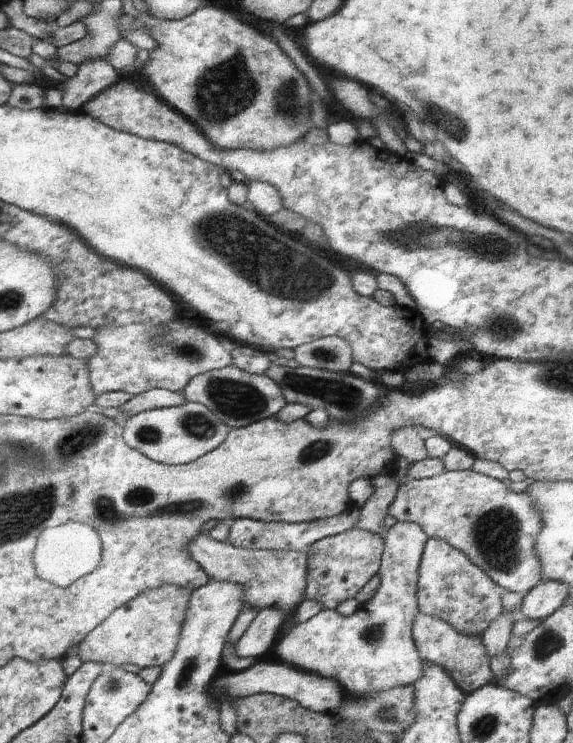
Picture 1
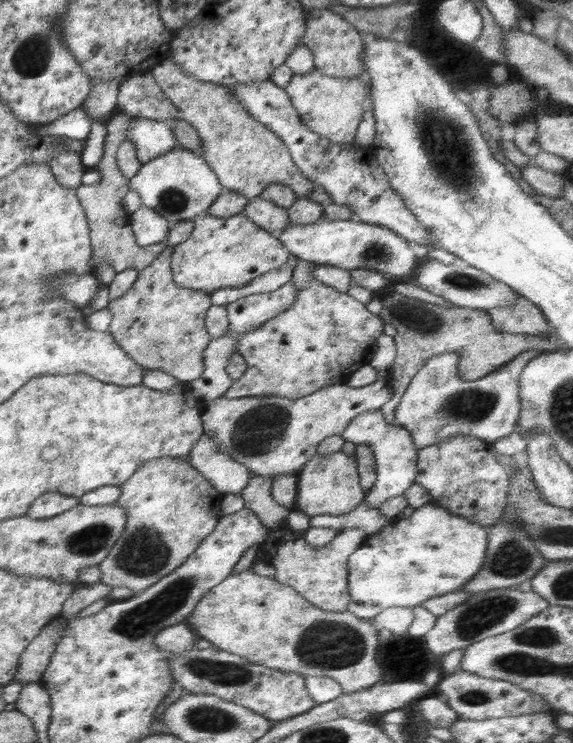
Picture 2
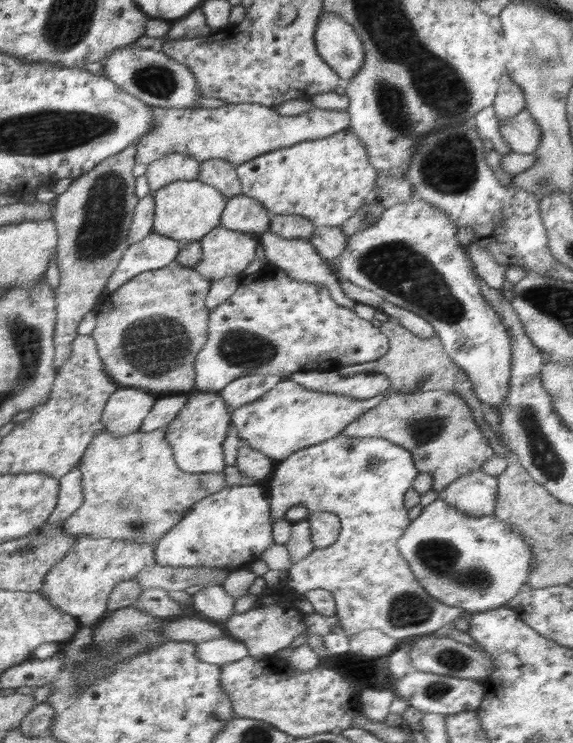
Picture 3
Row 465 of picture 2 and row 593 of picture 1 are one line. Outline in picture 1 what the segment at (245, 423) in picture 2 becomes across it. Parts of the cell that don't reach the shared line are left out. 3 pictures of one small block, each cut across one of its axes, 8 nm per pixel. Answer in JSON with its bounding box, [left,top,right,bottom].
[188,535,307,629]

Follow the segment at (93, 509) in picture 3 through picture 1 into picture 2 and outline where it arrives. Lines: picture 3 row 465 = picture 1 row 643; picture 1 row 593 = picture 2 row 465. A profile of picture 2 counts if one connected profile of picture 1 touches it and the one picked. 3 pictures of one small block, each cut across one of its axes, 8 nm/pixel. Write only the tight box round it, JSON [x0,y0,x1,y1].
[96,456,223,593]

